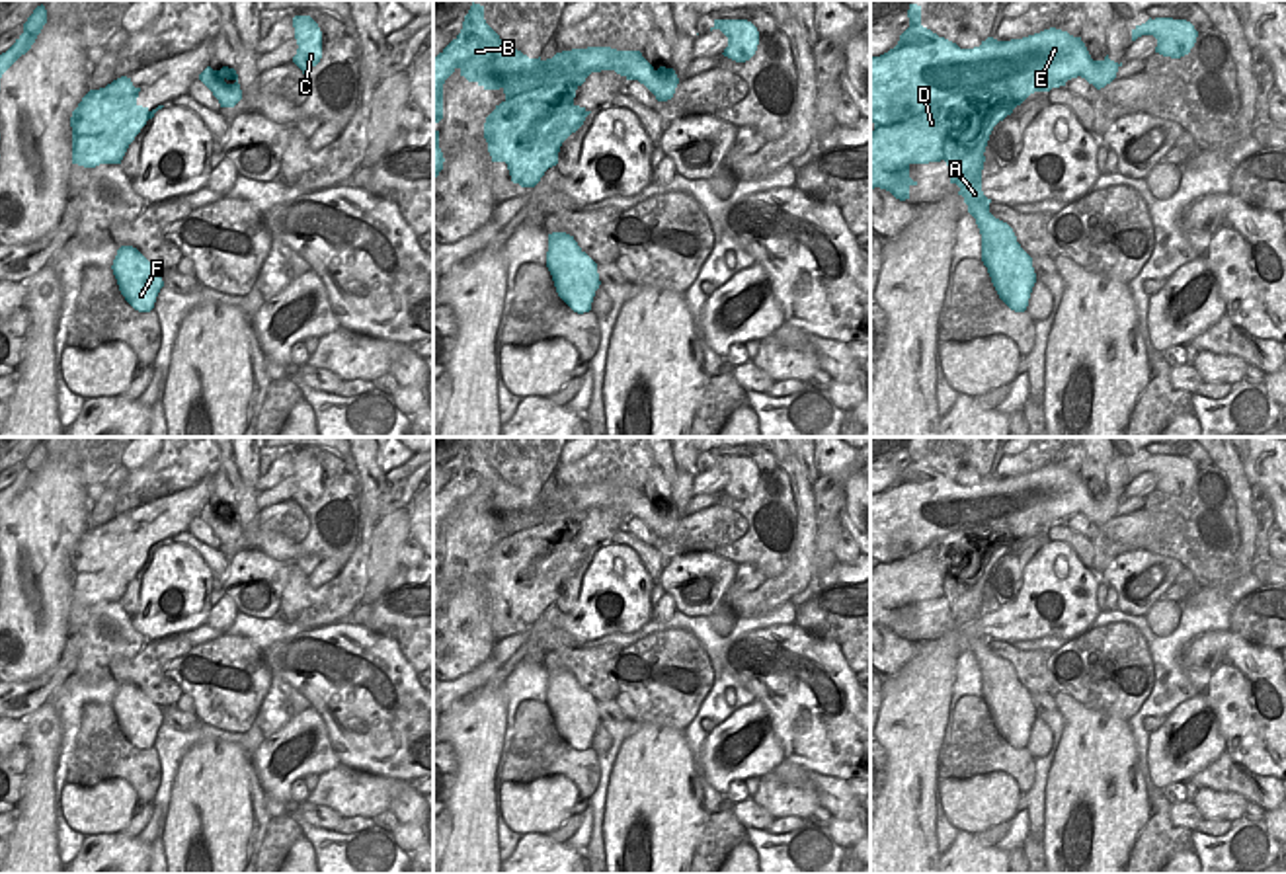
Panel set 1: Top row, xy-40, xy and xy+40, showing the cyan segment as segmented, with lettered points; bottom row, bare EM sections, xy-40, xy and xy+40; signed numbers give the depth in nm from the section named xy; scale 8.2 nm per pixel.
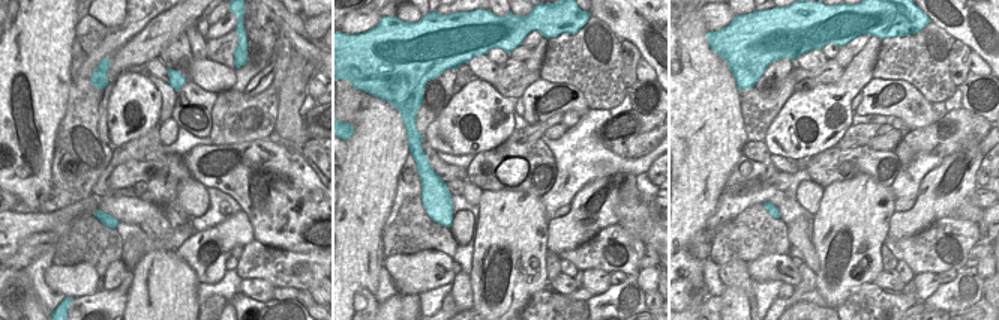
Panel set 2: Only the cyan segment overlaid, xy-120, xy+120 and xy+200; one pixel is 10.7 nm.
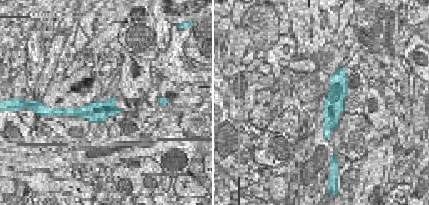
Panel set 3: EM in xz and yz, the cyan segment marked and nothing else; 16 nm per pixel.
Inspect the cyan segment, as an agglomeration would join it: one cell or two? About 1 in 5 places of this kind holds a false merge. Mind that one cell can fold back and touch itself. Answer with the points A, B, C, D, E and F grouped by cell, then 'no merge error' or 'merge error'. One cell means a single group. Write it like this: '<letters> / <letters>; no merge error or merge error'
A D F / B C E; merge error

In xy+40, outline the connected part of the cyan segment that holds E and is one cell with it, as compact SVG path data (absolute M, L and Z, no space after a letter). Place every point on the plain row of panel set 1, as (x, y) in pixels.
M909 441L909 464L894 486L870 494L870 558L890 564L892 538L902 536L915 550L939 542L948 546L948 562L960 558L970 535L987 552L989 533L997 546L1017 544L1034 529L1050 529L1071 515L1085 515L1097 527L1116 515L1122 499L1108 492L1093 497L1081 474L1050 464L1040 470L960 486L921 462L921 443Z

